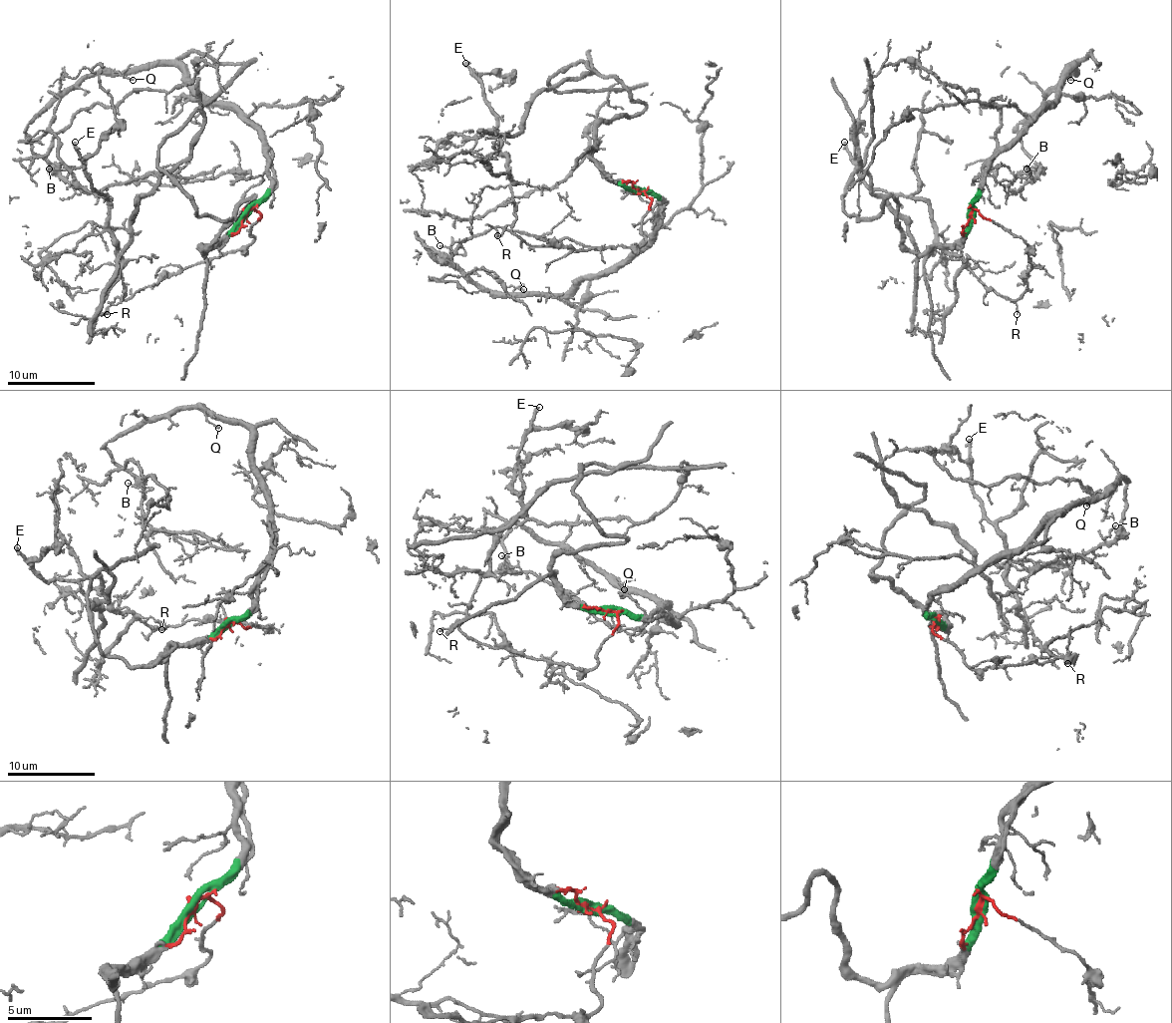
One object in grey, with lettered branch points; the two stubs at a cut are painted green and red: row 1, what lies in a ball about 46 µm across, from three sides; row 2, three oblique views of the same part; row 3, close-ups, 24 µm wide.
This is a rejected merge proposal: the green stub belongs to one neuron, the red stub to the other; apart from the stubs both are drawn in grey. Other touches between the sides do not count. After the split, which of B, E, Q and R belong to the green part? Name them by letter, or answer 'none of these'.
B, Q

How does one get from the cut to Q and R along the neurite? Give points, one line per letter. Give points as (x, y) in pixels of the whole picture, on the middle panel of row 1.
Q: (638, 189), (649, 189), (664, 204), (655, 233), (625, 261), (563, 294), (513, 287), (524, 290)
R: (638, 189), (651, 202), (642, 219), (645, 241), (640, 246), (576, 250), (530, 246), (508, 224), (498, 235)

